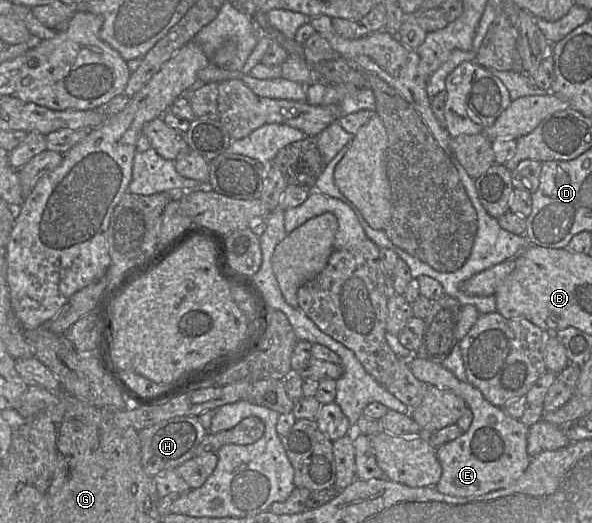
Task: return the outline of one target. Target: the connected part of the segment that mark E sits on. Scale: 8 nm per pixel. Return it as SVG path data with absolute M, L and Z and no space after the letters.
M413 354L408 365L418 380L439 389L449 389L462 398L473 414L471 425L465 432L436 448L442 467L441 478L434 486L439 492L453 496L480 496L509 486L525 472L531 461L527 453L528 426L510 417L502 407L492 405L476 387L460 381L442 364Z

